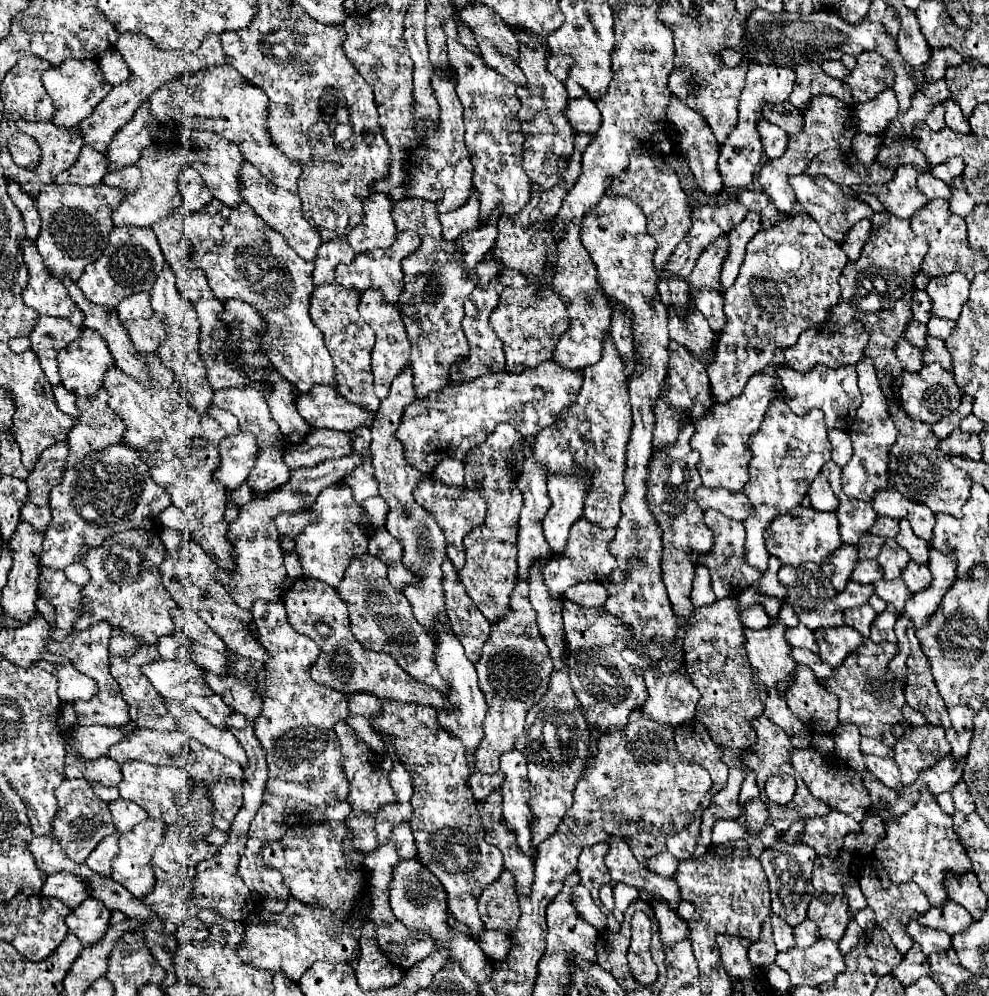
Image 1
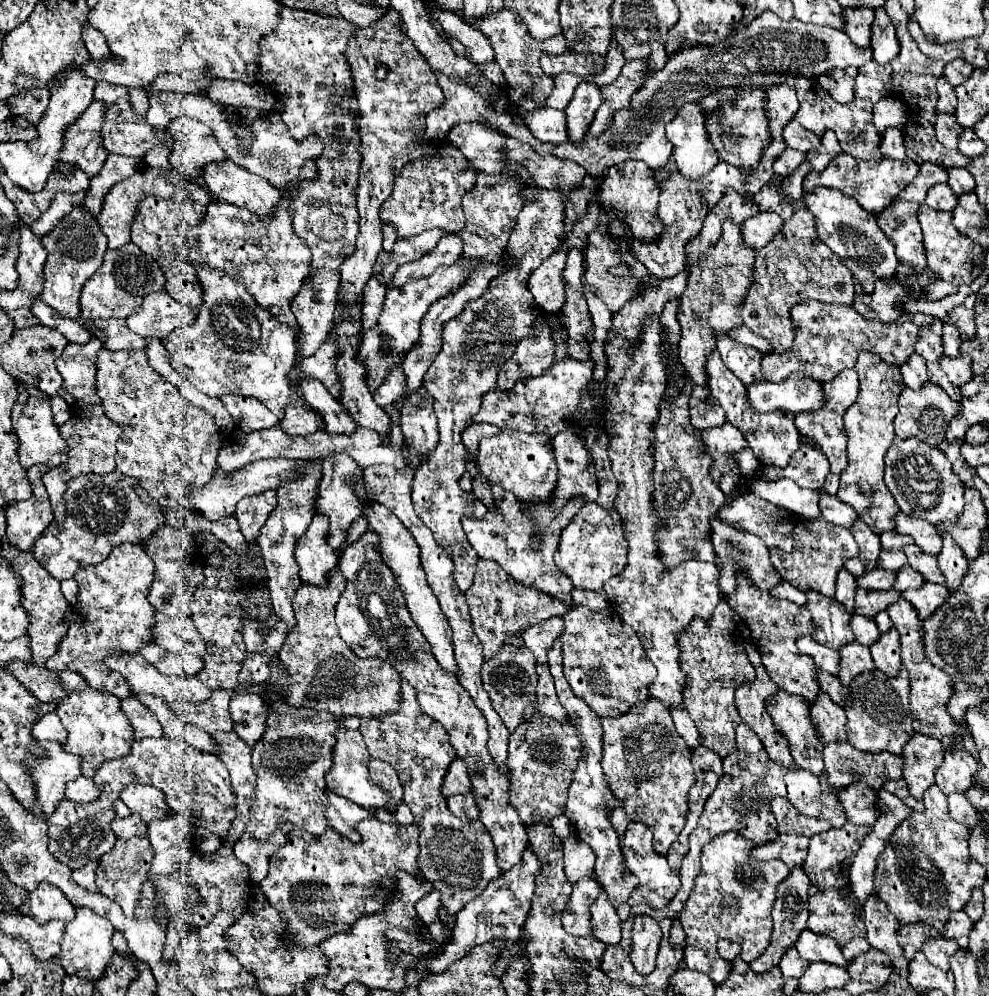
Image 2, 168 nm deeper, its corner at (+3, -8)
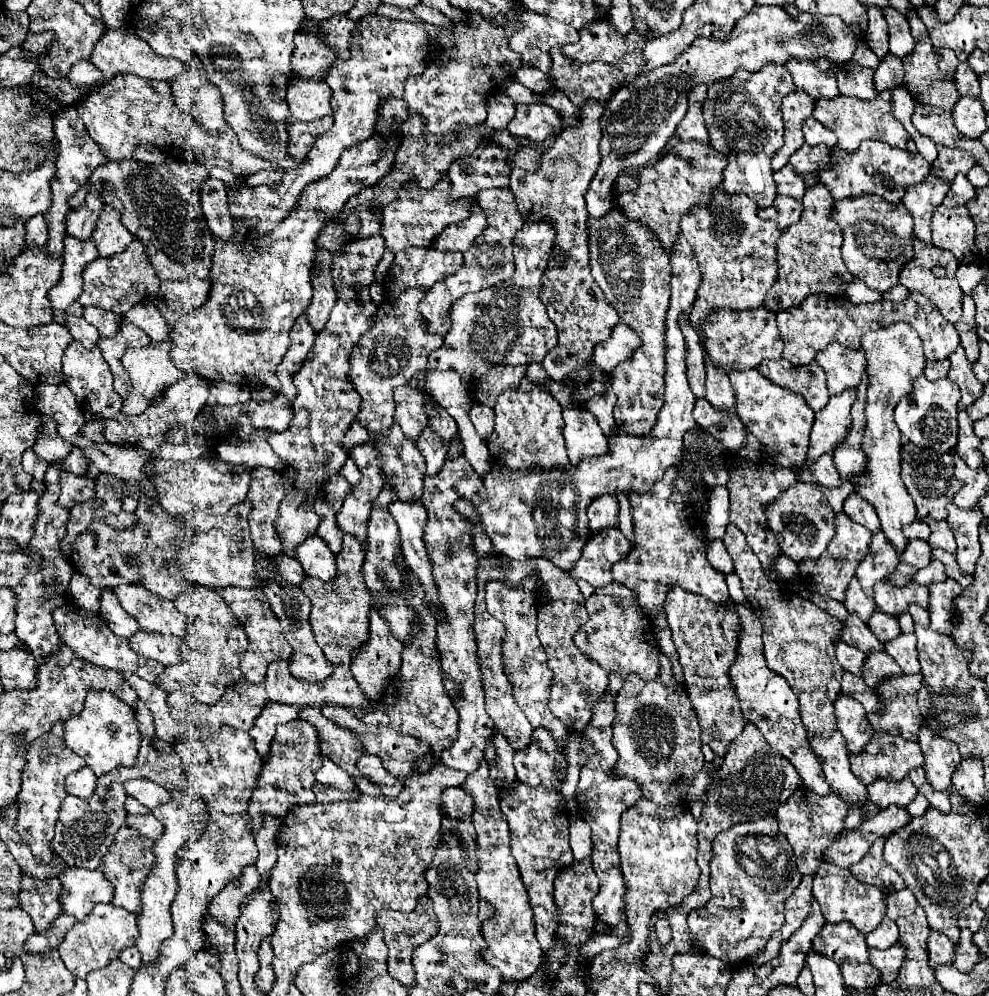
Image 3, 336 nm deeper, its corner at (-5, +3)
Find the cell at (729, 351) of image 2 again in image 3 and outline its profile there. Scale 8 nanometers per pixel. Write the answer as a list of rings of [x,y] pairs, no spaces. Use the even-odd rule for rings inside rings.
[[[780,359],[780,361],[772,361],[772,367],[760,365],[758,371],[772,383],[776,383],[780,387],[788,387],[788,389],[804,395],[806,403],[814,411],[820,411],[830,399],[830,393],[826,391],[824,371],[816,363],[796,367],[796,365],[788,363],[786,359]]]

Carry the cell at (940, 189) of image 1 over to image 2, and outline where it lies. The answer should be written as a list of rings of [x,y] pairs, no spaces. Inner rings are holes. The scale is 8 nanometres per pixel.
[[[936,184],[932,190],[928,190],[926,206],[942,212],[952,212],[958,206],[958,196],[952,194],[948,184]]]

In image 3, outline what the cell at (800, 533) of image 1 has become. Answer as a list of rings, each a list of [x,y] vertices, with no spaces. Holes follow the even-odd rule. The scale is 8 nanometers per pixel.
[[[836,513],[836,535],[834,535],[832,543],[828,543],[828,547],[826,547],[824,555],[820,555],[820,559],[804,559],[804,563],[798,563],[800,579],[804,583],[808,583],[808,587],[816,587],[816,591],[820,595],[828,595],[836,601],[844,601],[844,591],[846,591],[850,579],[854,577],[858,563],[868,553],[870,537],[872,537],[872,533],[866,527],[850,521],[848,515],[844,515],[844,513]]]

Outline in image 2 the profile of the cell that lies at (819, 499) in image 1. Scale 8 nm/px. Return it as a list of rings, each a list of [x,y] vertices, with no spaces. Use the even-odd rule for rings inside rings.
[[[824,494],[824,498],[820,500],[820,508],[822,508],[822,518],[826,522],[836,524],[836,526],[850,528],[858,520],[856,510],[852,510],[852,506],[840,502],[836,496],[826,496]]]

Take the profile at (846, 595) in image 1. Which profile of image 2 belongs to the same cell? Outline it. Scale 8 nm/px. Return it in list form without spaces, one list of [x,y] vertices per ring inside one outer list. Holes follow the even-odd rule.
[[[858,588],[858,592],[856,592],[856,614],[862,614],[866,618],[874,618],[878,612],[886,610],[900,596],[902,596],[902,592],[898,592],[898,590],[870,592],[870,590]]]

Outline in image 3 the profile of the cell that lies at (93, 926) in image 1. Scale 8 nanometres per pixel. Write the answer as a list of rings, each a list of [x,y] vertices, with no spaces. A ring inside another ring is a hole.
[[[96,903],[92,909],[92,915],[88,919],[78,921],[64,941],[58,947],[58,953],[66,967],[76,975],[76,977],[86,977],[86,973],[94,969],[108,967],[114,959],[118,959],[120,951],[134,945],[138,939],[138,929],[136,929],[136,915],[130,911],[124,911],[120,907],[112,907],[112,903]]]

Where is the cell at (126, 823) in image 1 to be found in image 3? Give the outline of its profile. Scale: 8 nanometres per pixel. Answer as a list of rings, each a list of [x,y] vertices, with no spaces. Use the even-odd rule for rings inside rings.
[[[146,813],[146,815],[128,815],[126,825],[132,827],[132,829],[136,829],[136,831],[142,833],[142,835],[154,839],[154,841],[156,841],[156,839],[162,835],[162,831],[164,831],[162,823],[156,821],[156,817],[154,817],[152,813]]]

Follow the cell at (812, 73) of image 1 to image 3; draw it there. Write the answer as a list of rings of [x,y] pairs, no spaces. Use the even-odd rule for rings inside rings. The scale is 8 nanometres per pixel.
[[[882,91],[876,99],[856,99],[846,95],[836,95],[836,99],[820,99],[814,103],[812,113],[824,127],[832,129],[838,137],[838,147],[842,151],[856,151],[864,139],[880,139],[890,147],[904,149],[910,141],[908,131],[890,111],[890,91]]]

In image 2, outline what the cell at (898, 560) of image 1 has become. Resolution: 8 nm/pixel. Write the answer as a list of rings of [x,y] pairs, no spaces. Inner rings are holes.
[[[904,566],[904,570],[900,570],[896,574],[896,582],[894,582],[894,588],[904,592],[904,590],[910,590],[910,588],[920,588],[924,584],[924,576],[916,570],[912,570],[910,566]]]

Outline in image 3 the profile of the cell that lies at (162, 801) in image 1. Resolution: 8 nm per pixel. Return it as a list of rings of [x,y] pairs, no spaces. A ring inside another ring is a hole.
[[[128,779],[124,781],[124,789],[130,797],[134,797],[136,801],[140,801],[142,805],[146,805],[148,809],[154,809],[162,803],[168,803],[172,799],[170,791],[166,791],[164,787],[156,785],[150,779]]]

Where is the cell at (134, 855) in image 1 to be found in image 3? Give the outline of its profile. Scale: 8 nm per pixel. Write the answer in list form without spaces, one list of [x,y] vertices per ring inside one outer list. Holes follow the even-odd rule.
[[[120,827],[112,845],[108,847],[108,853],[102,859],[102,871],[114,885],[112,903],[136,915],[140,913],[140,887],[144,885],[144,879],[152,869],[152,847],[154,847],[152,839],[140,835],[138,831],[132,831],[130,827]]]

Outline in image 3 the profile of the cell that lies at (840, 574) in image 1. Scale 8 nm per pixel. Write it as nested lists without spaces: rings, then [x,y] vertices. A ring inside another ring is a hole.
[[[852,577],[850,585],[848,585],[848,589],[846,589],[846,601],[844,601],[844,605],[846,605],[846,609],[848,609],[850,613],[856,613],[864,623],[868,621],[868,617],[870,617],[870,615],[874,613],[874,609],[876,609],[874,599],[868,597],[868,595],[864,595],[864,591],[862,591],[862,587],[860,587],[860,581],[858,581],[856,577]]]

